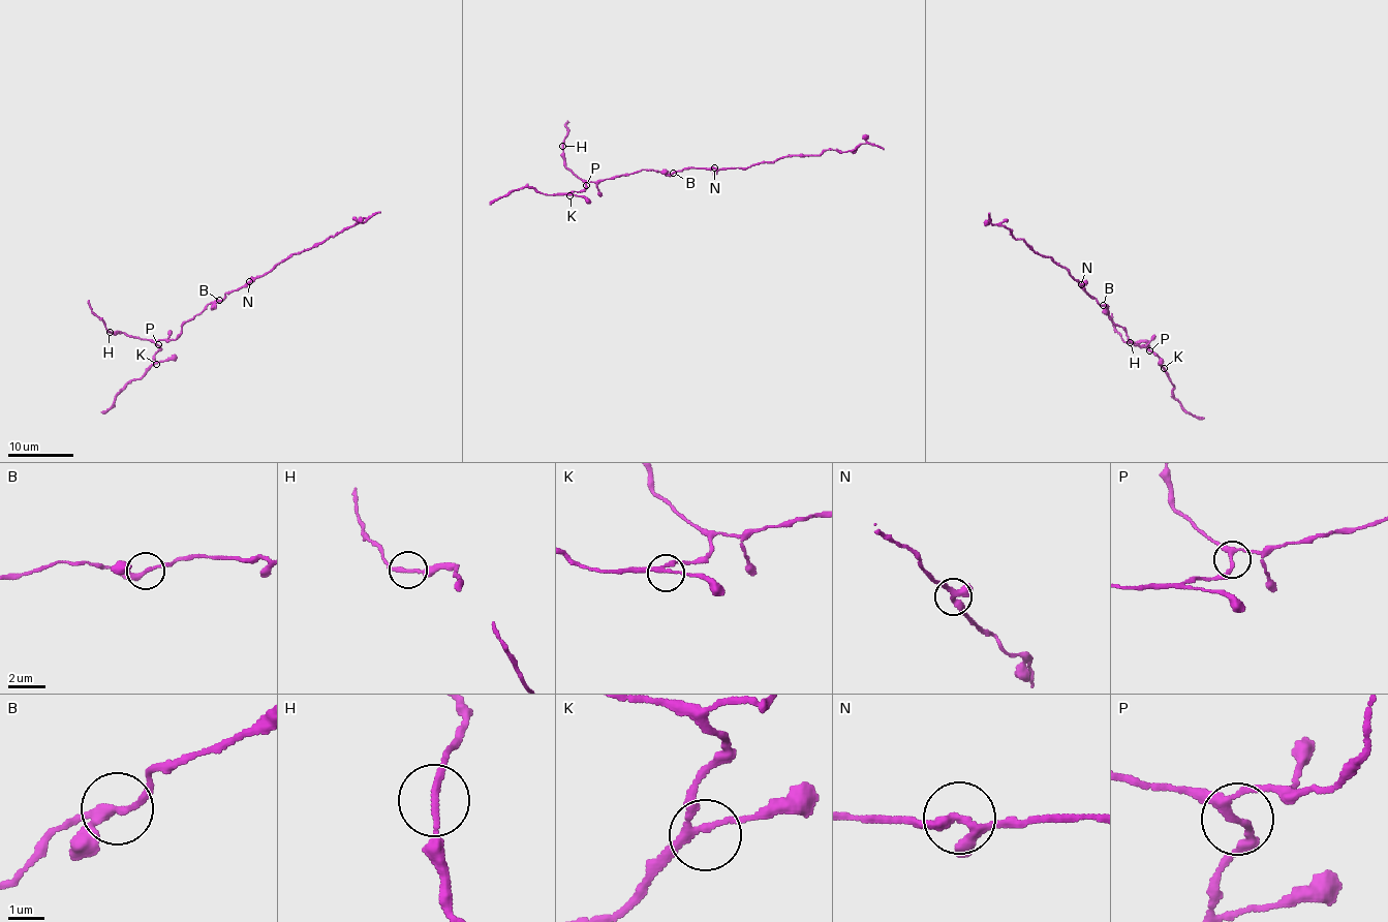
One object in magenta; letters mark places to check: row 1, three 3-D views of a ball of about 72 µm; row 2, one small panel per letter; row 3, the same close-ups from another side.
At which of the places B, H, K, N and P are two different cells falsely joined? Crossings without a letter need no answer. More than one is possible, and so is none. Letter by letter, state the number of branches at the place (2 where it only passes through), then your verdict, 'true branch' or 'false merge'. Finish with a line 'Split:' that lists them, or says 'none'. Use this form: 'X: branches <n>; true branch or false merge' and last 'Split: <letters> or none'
B: branches 3; true branch
H: branches 2; true branch
K: branches 3; true branch
N: branches 3; true branch
P: branches 3; true branch
Split: none

